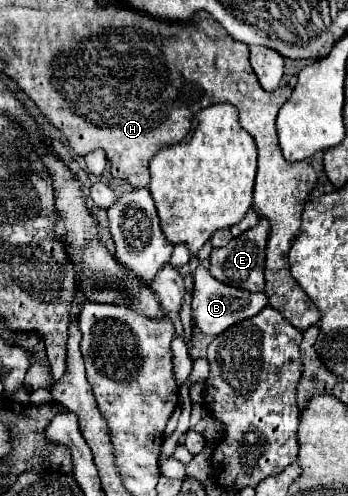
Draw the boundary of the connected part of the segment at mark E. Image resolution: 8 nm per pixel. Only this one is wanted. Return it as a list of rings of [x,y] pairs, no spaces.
[[[261,219],[257,223],[257,227],[245,231],[243,235],[239,235],[237,239],[231,239],[225,247],[221,249],[213,249],[211,257],[209,257],[209,273],[219,279],[225,285],[231,287],[239,287],[239,289],[249,289],[249,291],[263,291],[265,289],[265,279],[263,279],[263,271],[265,271],[265,243],[267,243],[267,235],[269,235],[269,223],[265,219]]]

